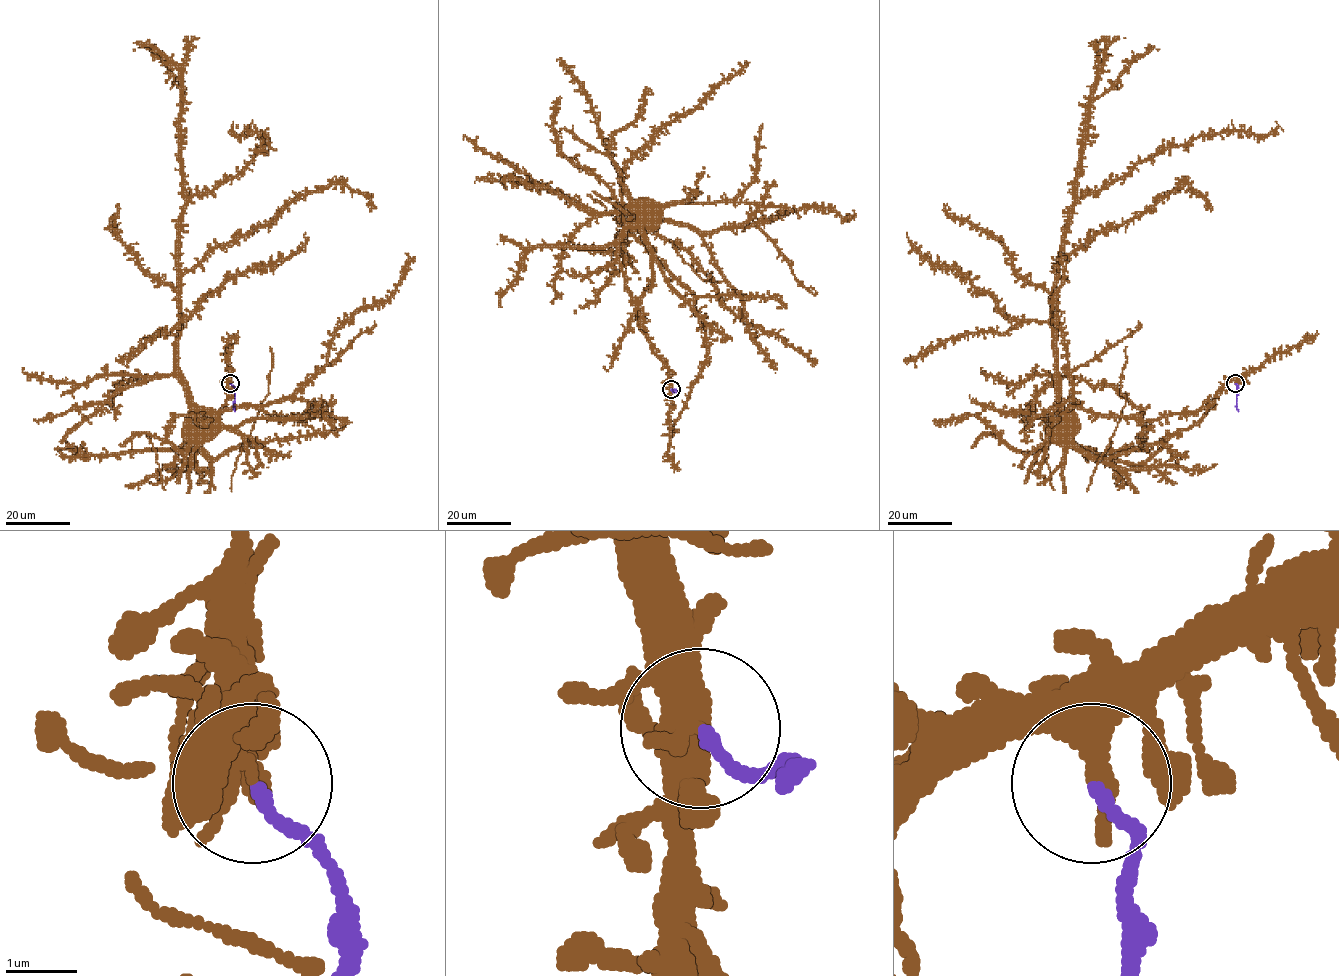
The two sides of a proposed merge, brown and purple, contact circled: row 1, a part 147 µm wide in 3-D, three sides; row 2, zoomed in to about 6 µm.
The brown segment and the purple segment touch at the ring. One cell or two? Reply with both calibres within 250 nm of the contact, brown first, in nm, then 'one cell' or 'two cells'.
calibres 240 and 170 nm; two cells

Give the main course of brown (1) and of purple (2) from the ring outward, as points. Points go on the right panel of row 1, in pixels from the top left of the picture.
1: (1235, 383), (1144, 461), (1084, 451), (1061, 410), (1055, 262), (1073, 205), (1140, 160), (1216, 133), (1283, 131)
2: (1235, 383), (1238, 410)

